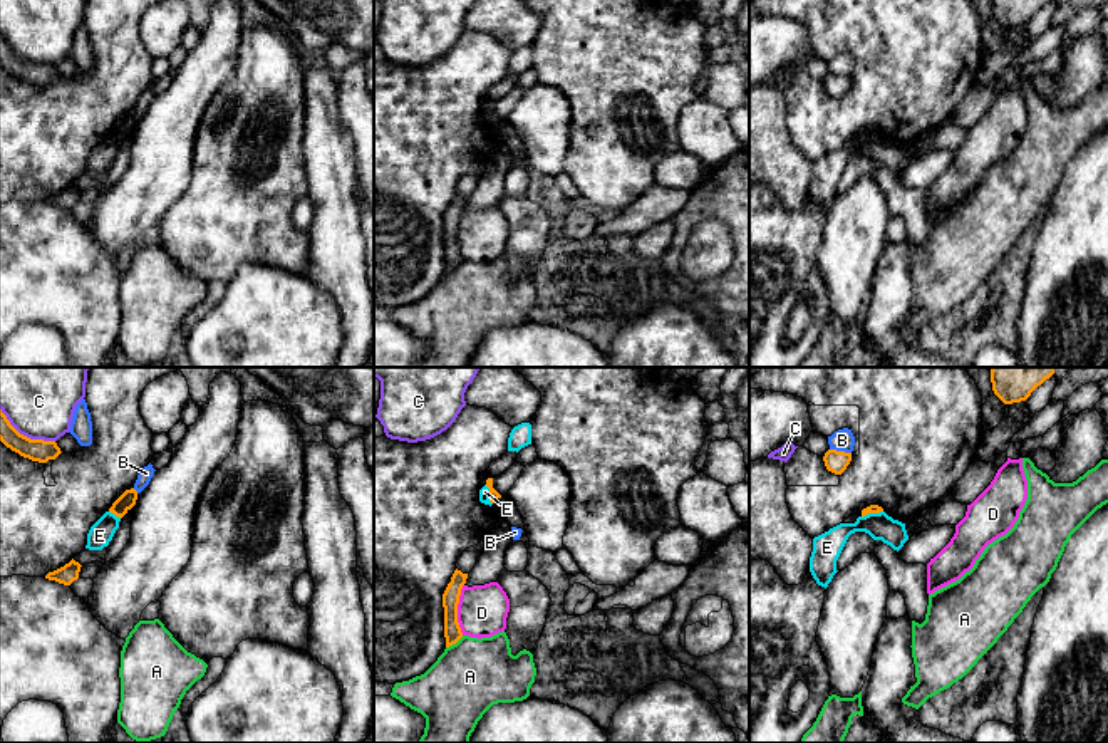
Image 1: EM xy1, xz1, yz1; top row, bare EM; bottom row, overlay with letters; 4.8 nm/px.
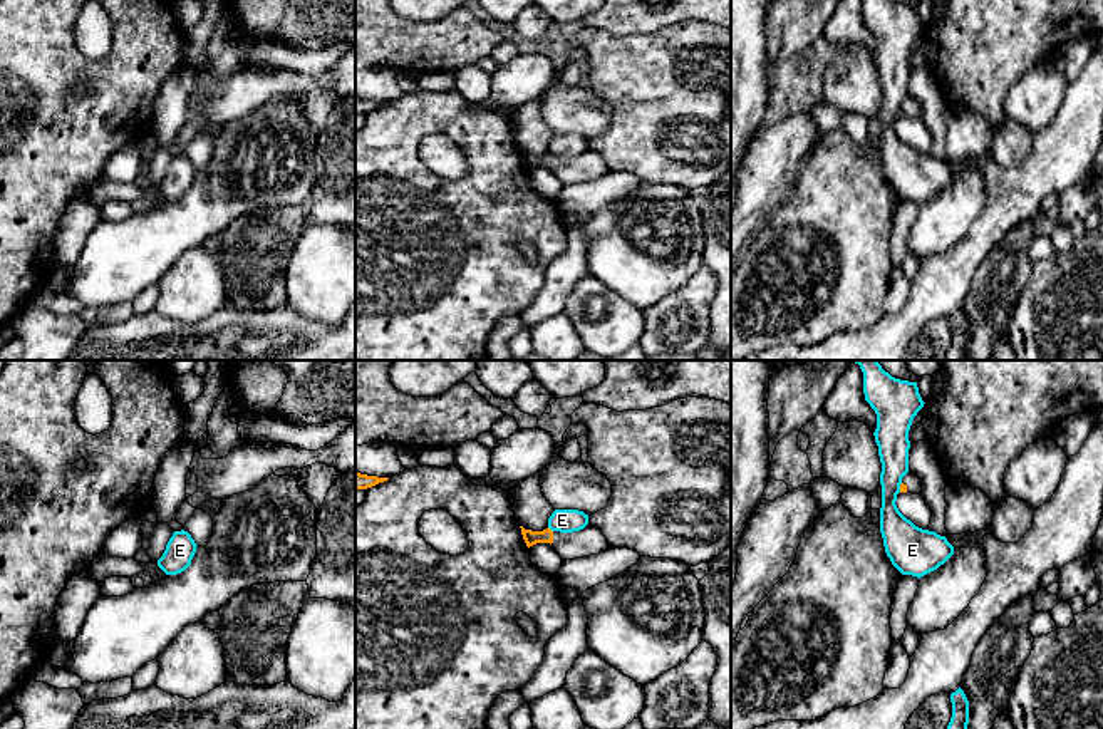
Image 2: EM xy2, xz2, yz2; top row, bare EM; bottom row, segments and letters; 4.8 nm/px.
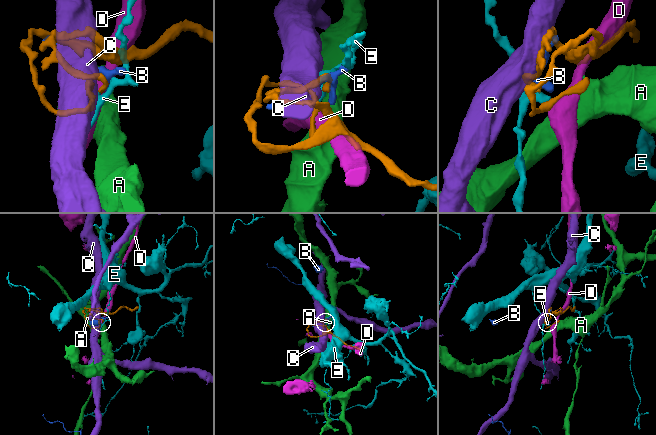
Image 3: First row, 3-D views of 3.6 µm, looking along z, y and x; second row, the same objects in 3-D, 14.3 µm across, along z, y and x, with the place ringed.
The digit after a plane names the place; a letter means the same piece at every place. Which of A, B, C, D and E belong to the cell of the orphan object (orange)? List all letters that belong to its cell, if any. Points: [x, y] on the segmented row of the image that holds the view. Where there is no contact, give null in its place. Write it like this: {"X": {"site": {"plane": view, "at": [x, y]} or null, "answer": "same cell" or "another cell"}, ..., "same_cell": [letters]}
{"A": {"site": {"plane": "xz1", "at": [455, 643]}, "answer": "another cell"}, "B": {"site": {"plane": "yz1", "at": [840, 452]}, "answer": "another cell"}, "C": {"site": {"plane": "xy1", "at": [25, 436]}, "answer": "another cell"}, "D": {"site": {"plane": "xz1", "at": [456, 609]}, "answer": "another cell"}, "E": {"site": {"plane": "xz1", "at": [490, 495]}, "answer": "another cell"}, "same_cell": []}

